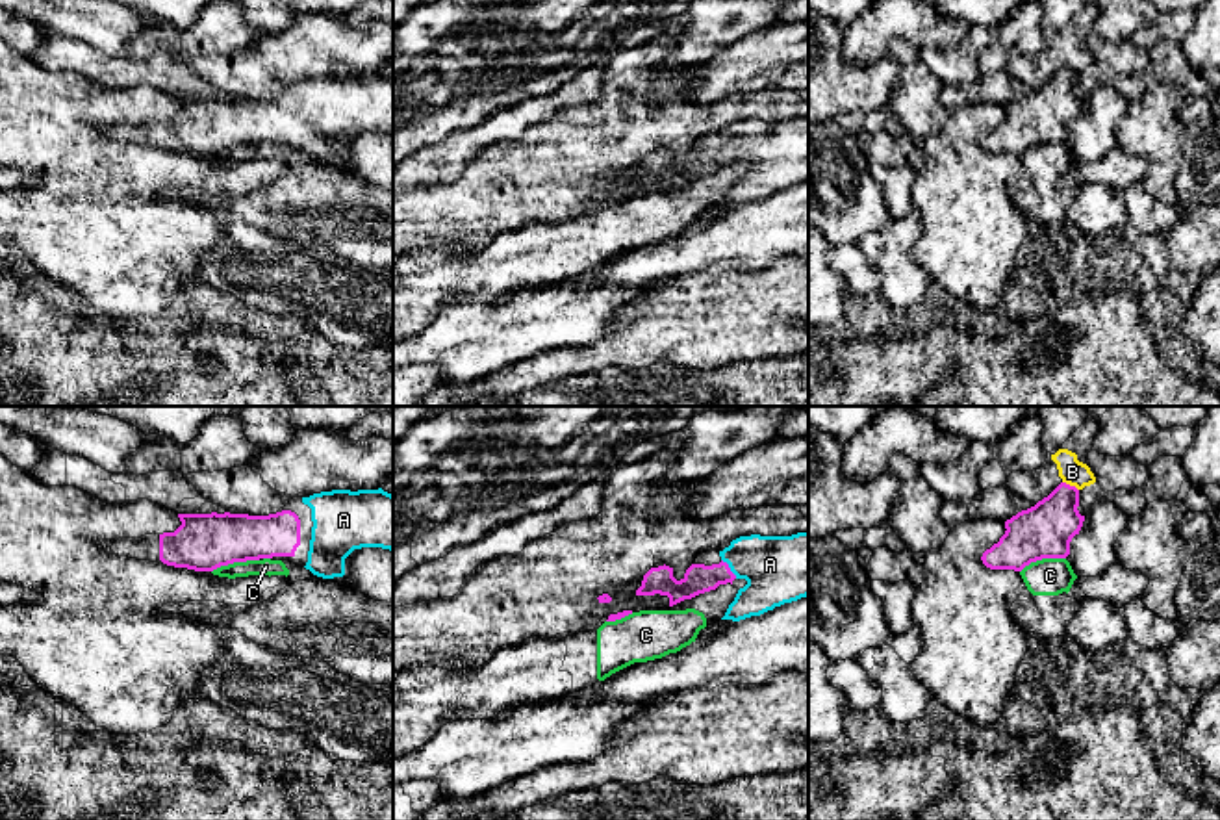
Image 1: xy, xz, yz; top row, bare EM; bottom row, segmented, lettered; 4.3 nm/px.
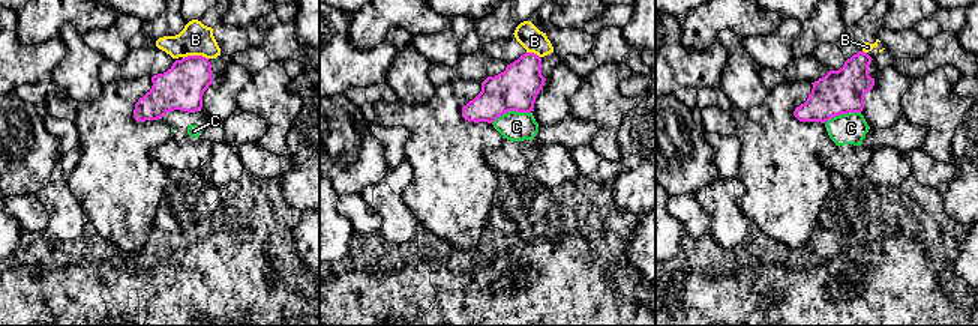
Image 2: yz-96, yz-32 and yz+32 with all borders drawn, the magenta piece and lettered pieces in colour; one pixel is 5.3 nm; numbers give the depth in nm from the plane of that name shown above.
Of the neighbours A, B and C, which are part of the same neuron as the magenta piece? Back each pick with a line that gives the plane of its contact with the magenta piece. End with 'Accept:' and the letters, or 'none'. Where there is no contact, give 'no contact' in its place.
A: contact in xz
Accept: A

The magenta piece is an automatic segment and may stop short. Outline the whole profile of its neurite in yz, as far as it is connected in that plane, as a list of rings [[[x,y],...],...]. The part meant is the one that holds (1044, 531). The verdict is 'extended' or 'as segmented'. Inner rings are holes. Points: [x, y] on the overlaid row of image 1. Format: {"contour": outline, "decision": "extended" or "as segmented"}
{"contour": [[[1061,482],[1035,506],[1005,521],[1005,534],[983,553],[983,564],[990,570],[1022,571],[1042,558],[1066,558],[1070,542],[1085,521],[1077,506],[1079,490]]], "decision": "as segmented"}

